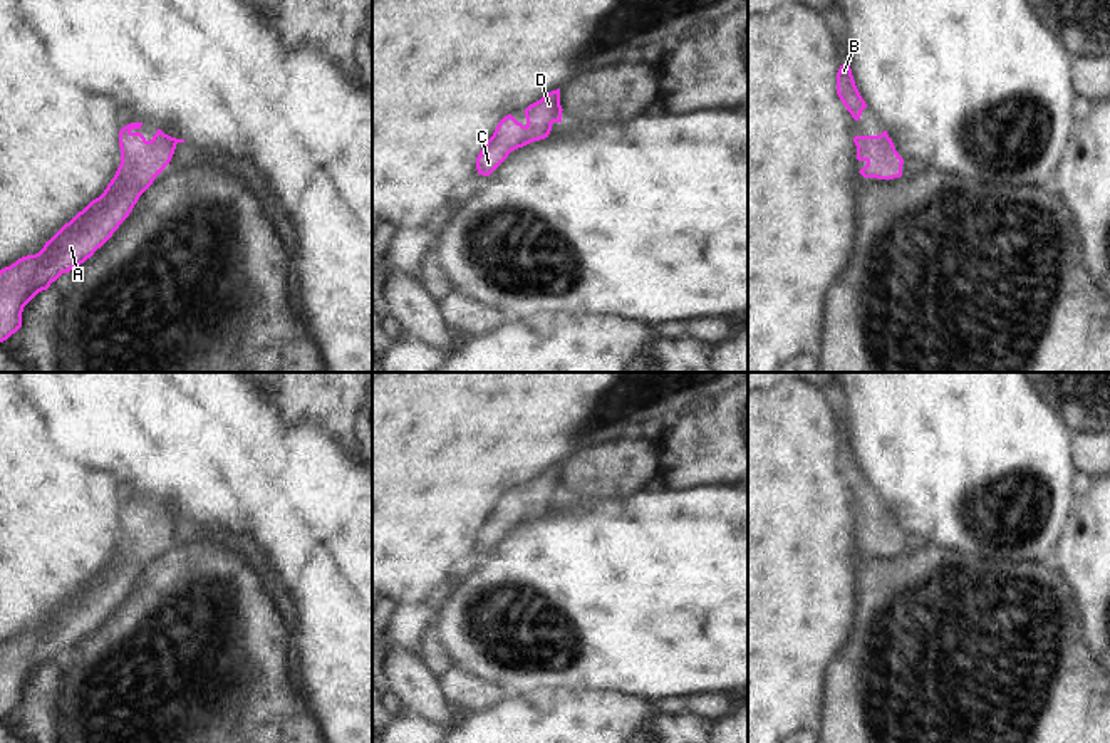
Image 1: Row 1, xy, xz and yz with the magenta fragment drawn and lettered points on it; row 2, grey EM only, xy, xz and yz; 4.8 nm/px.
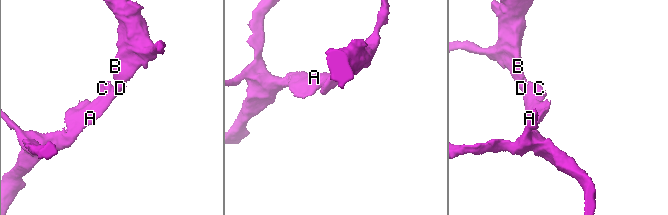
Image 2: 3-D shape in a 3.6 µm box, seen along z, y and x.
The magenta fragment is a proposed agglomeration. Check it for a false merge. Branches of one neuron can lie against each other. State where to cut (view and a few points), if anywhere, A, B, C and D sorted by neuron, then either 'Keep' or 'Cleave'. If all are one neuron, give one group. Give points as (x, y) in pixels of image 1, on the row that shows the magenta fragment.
No split. Groups: A B C D. Keep

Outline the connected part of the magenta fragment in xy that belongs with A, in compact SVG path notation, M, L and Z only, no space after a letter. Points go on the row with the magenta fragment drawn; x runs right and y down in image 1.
M131 122L119 131L121 164L104 190L69 223L65 223L44 248L35 255L18 258L10 267L0 270L0 342L7 340L22 327L23 307L42 290L47 290L62 273L84 263L101 248L119 225L129 216L139 196L153 184L158 174L169 164L176 144L184 139L176 139L156 131L151 141L141 132L143 122Z

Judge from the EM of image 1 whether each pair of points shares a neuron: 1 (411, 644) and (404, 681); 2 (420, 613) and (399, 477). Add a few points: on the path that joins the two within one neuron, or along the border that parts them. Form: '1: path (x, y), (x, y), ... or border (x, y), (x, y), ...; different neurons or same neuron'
1: border (389, 651), (406, 649), (418, 656); different neurons
2: border (421, 601), (408, 601), (396, 606); different neurons

